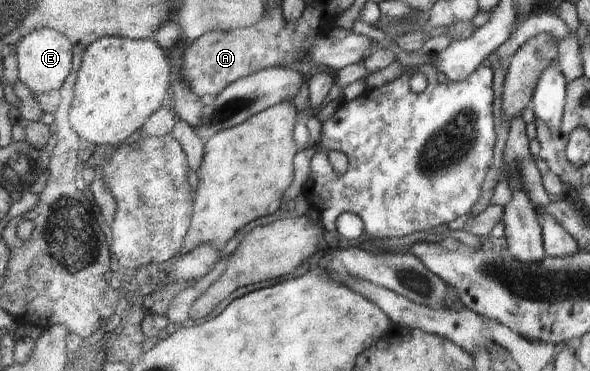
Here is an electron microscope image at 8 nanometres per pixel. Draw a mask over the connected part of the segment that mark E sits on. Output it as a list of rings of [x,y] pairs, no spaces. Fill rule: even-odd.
[[[42,28],[30,32],[21,42],[16,44],[18,79],[24,82],[35,96],[59,91],[71,74],[71,64],[74,64],[71,62],[74,60],[71,43],[63,33],[53,29]]]

